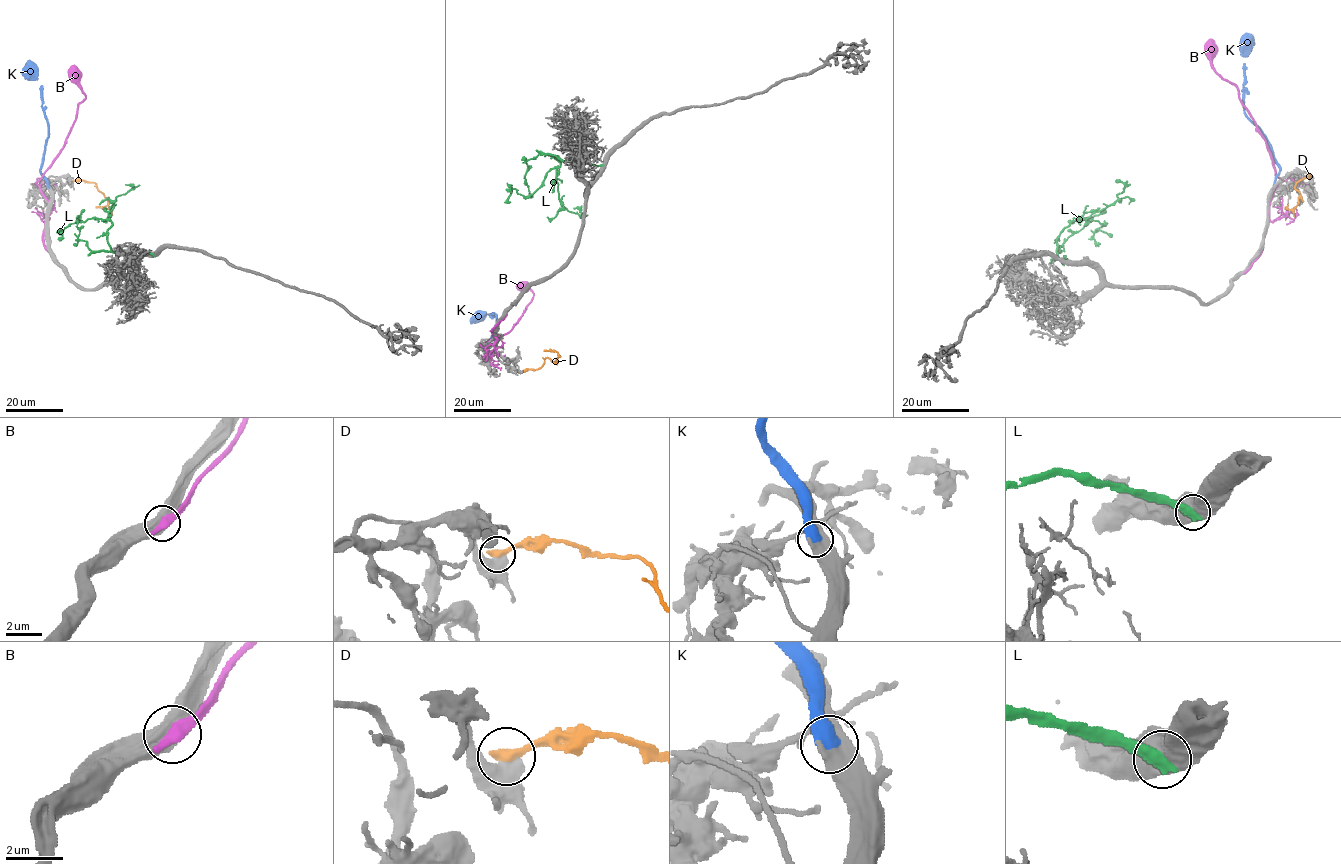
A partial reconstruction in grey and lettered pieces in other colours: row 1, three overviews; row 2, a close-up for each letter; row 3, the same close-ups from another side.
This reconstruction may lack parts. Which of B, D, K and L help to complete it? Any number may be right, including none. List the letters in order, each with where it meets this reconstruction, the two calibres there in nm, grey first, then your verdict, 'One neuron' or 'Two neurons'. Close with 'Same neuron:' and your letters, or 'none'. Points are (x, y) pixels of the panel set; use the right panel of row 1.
B: Touches grey at (1246, 271). Thickness 600 nm (grey) against 550 nm. Two neurons
D: Touches grey at (1312, 177). Thickness 700 nm (grey) against 440 nm. Two neurons
K: Touches grey at (1274, 185). Thickness 550 nm (grey) against 550 nm. One neuron
L: Touches grey at (1067, 263). Thickness 850 nm (grey) against 400 nm. Two neurons
Same neuron: K

